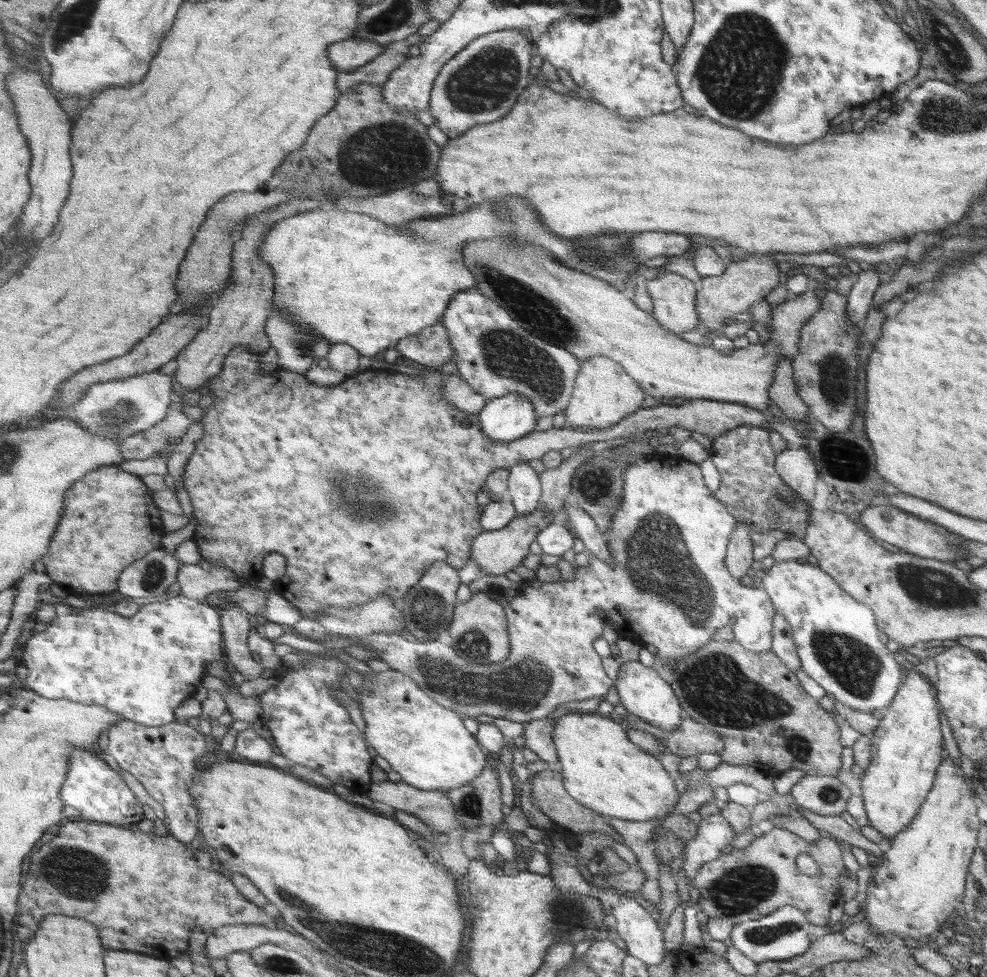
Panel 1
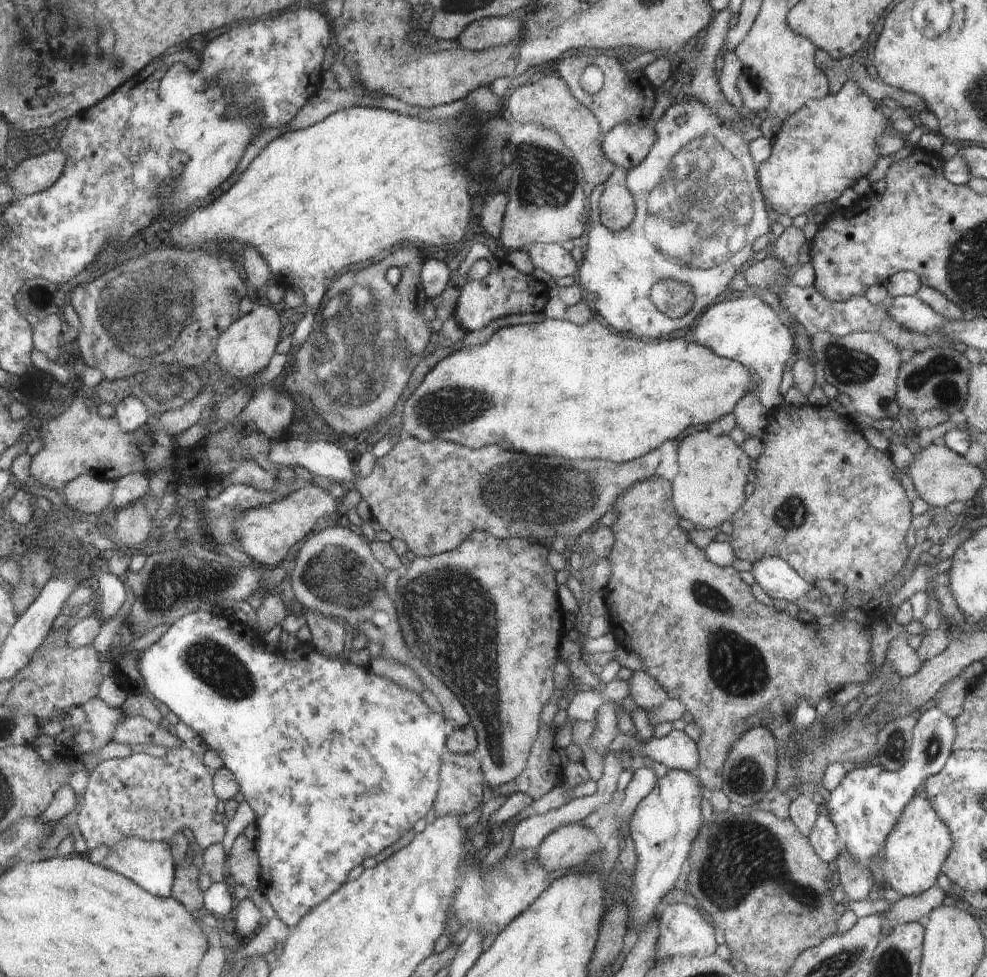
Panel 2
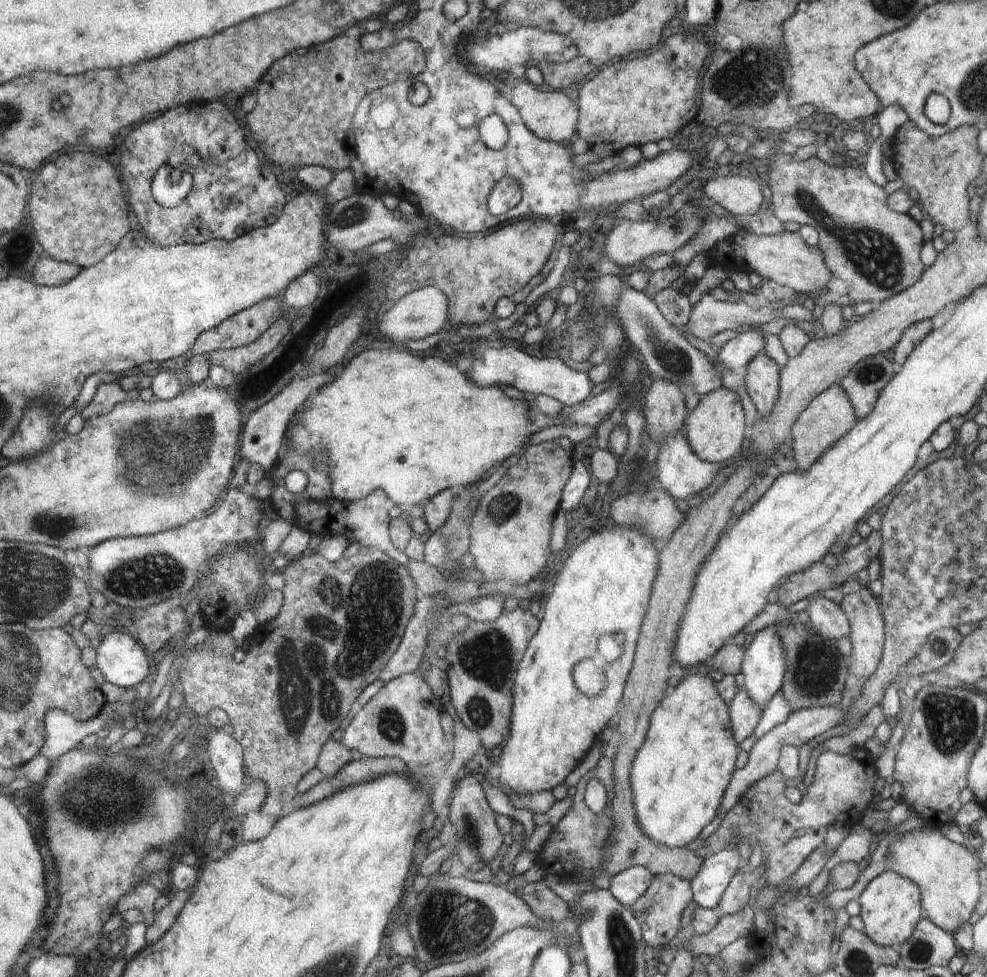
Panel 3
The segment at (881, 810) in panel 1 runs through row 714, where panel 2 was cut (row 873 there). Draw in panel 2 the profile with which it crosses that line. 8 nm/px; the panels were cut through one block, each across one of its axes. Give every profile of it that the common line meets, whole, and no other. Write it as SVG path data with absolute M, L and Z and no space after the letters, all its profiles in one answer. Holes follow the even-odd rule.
M924 794L913 796L886 837L883 854L885 887L898 891L902 897L932 889L952 848L953 837L949 827L938 818L929 799Z

